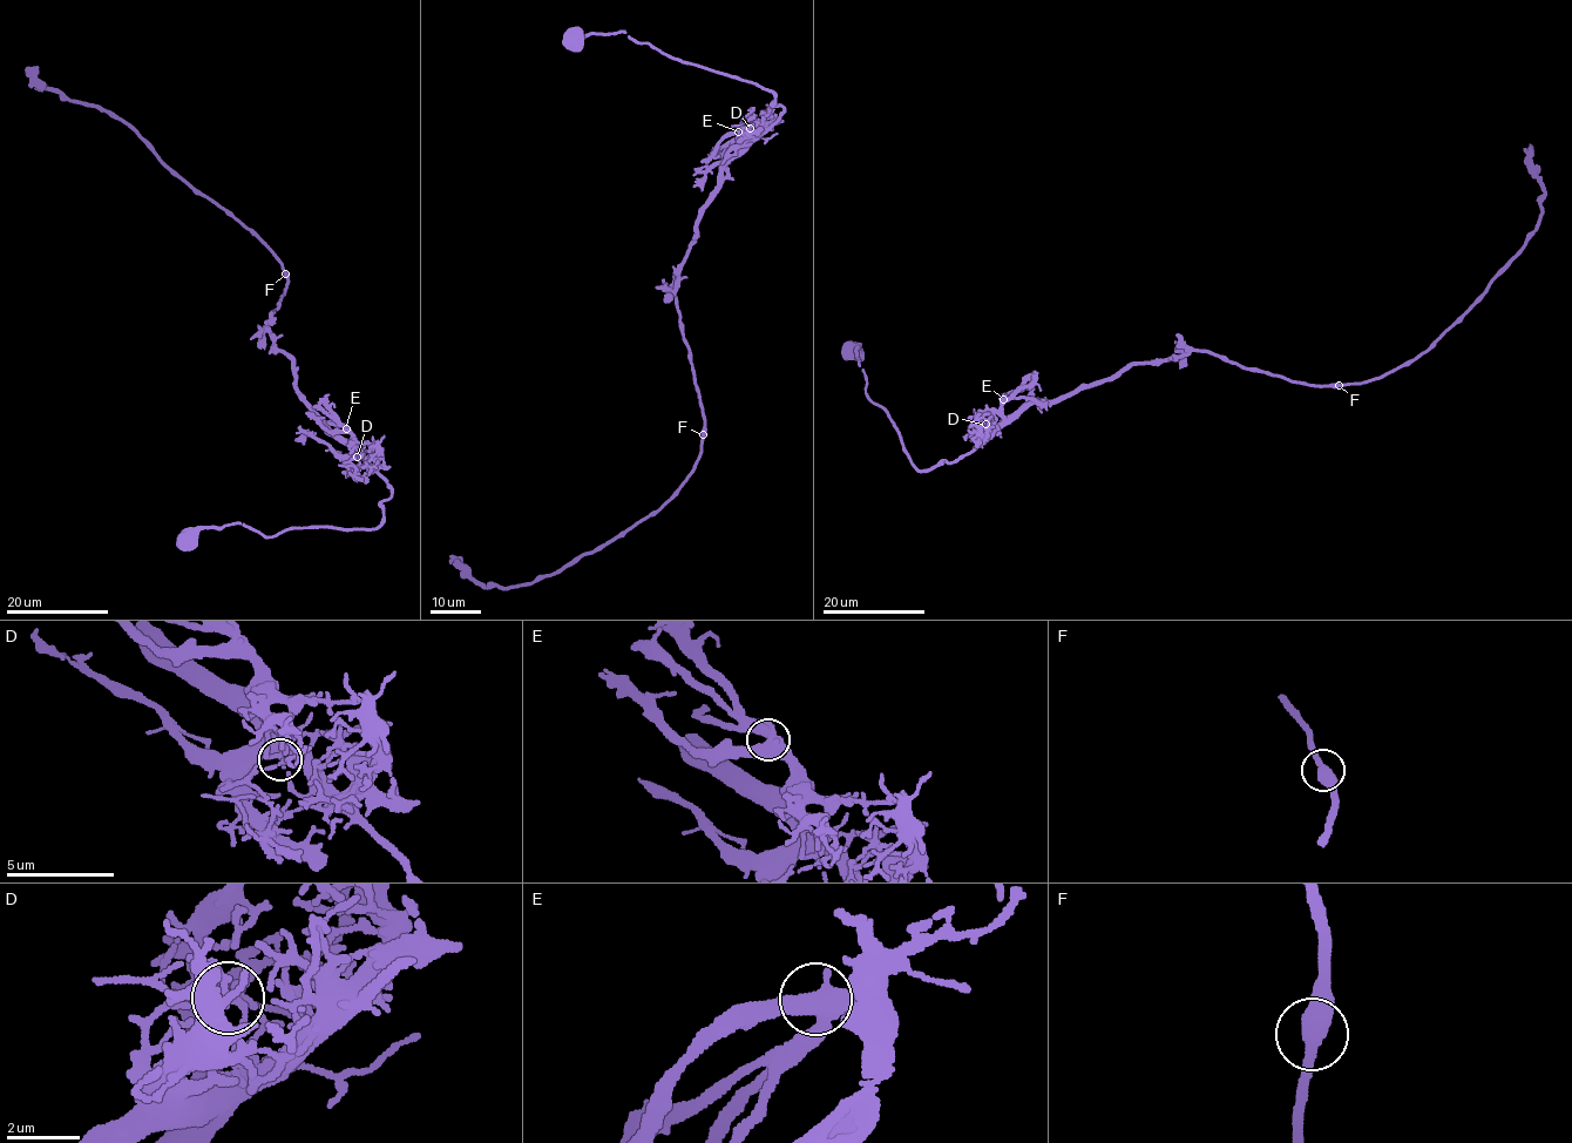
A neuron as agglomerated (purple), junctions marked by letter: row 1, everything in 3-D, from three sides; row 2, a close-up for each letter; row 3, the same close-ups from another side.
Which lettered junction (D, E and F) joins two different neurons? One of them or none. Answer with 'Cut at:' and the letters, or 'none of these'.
Cut at: none of these

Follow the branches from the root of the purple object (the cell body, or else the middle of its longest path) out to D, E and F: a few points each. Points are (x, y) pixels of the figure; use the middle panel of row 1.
D: (571, 36), (624, 32), (671, 58), (758, 83), (784, 112), (761, 135), (753, 137), (750, 128)
E: (571, 36), (624, 32), (671, 58), (772, 92), (773, 105), (784, 107), (779, 120), (754, 136), (738, 132)
F: (571, 36), (624, 32), (758, 83), (784, 107), (722, 168), (679, 270), (676, 308), (703, 434)

